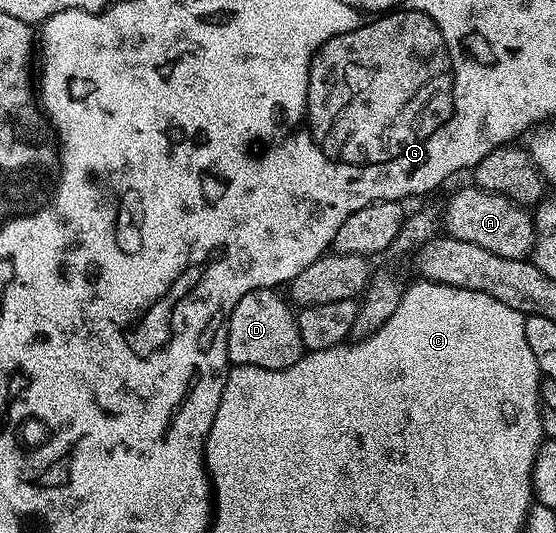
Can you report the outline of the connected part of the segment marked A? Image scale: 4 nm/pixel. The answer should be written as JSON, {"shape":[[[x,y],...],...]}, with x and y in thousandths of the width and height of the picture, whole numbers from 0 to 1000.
{"shape":[[[842,345],[833,364],[818,364],[806,375],[804,396],[797,394],[793,402],[793,417],[799,426],[804,422],[802,437],[809,445],[858,458],[879,473],[894,473],[894,480],[946,486],[962,467],[962,411],[957,396],[910,371],[906,364],[883,364],[876,356],[863,356],[853,345]]]}

